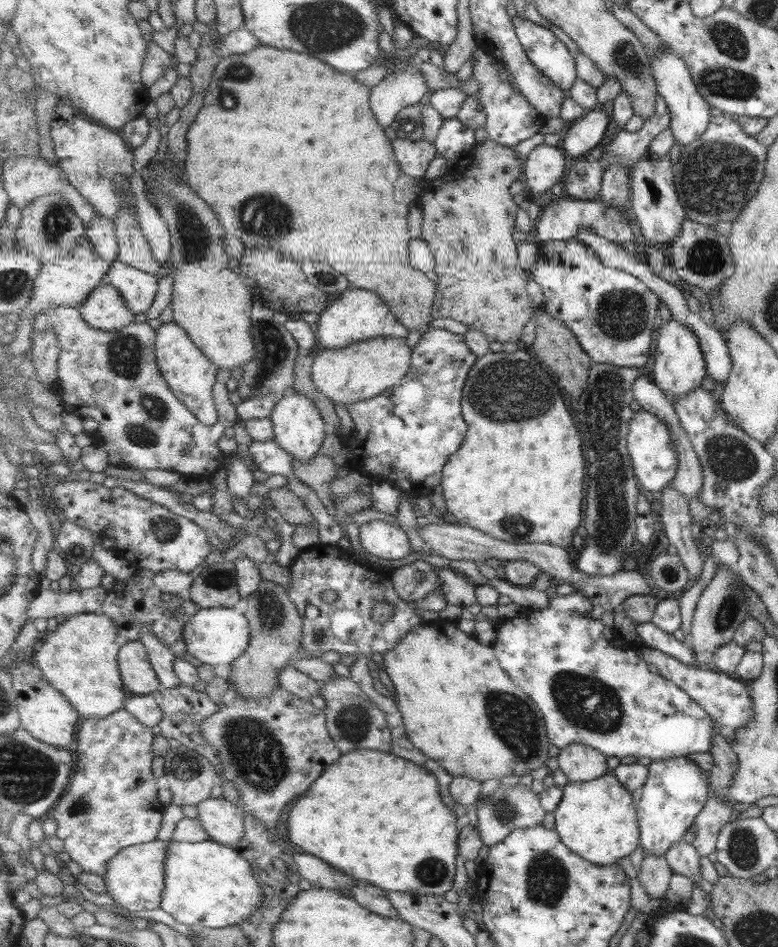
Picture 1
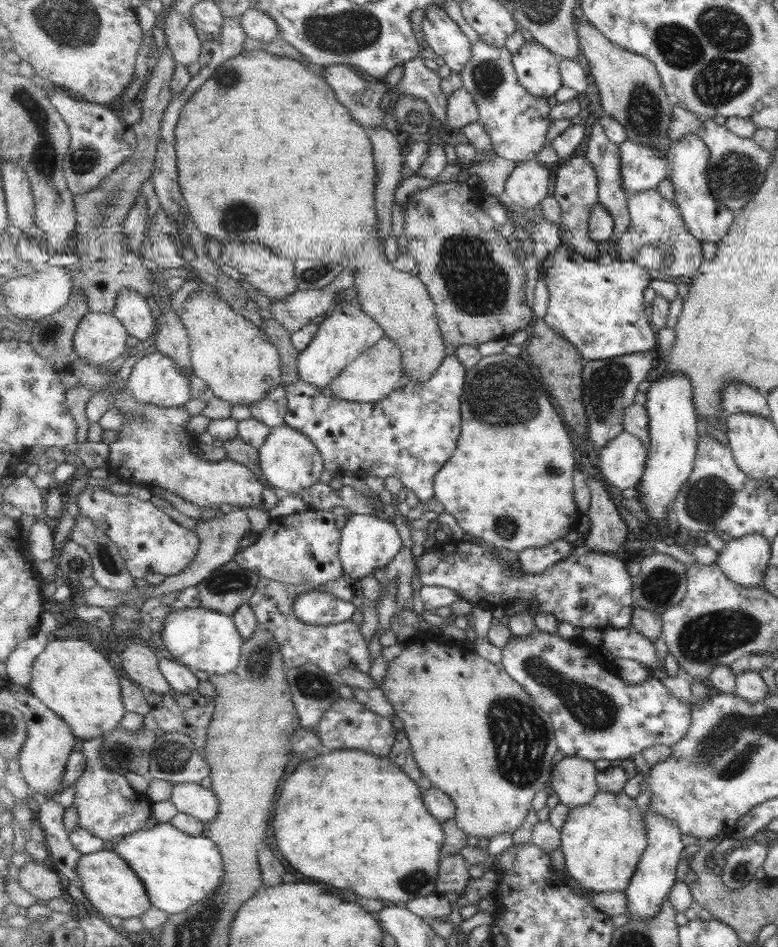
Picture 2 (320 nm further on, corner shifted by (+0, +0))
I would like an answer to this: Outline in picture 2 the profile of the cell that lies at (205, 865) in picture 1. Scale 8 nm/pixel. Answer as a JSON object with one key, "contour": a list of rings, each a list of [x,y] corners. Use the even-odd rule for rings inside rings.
{"contour":[[[151,823],[149,827],[123,836],[112,848],[141,877],[152,906],[170,915],[181,914],[206,900],[225,876],[224,856],[219,845],[204,836],[191,836],[171,823]]]}

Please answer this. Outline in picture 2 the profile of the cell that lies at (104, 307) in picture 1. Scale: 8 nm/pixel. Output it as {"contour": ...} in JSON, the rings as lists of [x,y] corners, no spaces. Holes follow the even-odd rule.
{"contour":[[[89,311],[75,333],[74,349],[89,363],[108,366],[128,350],[129,336],[128,328],[113,313]]]}

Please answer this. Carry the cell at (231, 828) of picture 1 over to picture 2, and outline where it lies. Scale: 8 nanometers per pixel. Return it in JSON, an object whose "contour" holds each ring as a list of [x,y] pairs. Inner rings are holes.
{"contour":[[[201,783],[173,784],[170,801],[179,812],[192,814],[209,824],[217,818],[220,811],[220,800],[213,789],[203,788]]]}

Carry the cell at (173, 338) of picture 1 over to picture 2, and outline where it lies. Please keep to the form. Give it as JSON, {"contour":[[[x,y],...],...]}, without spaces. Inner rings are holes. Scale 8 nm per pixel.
{"contour":[[[155,351],[145,355],[135,364],[131,376],[128,378],[128,387],[131,389],[133,396],[139,402],[150,402],[161,408],[171,406],[183,406],[191,400],[191,378],[194,375],[187,375],[181,371],[177,365],[177,360],[169,358],[161,351]]]}

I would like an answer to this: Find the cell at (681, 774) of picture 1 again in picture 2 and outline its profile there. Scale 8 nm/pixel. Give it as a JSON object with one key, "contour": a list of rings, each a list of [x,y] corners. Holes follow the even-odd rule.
{"contour":[[[650,810],[645,815],[645,828],[647,828],[648,850],[645,851],[641,859],[640,866],[637,867],[636,875],[632,882],[624,890],[628,898],[628,918],[650,918],[660,912],[664,902],[668,899],[672,888],[676,886],[678,880],[678,866],[682,860],[681,854],[686,846],[681,840],[681,831],[674,823],[674,820],[665,818],[656,810]]]}

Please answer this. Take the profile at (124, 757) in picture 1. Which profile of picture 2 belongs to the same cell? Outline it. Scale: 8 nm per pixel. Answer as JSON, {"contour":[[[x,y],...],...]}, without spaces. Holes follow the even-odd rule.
{"contour":[[[105,735],[85,740],[82,750],[88,758],[88,770],[76,782],[74,806],[78,813],[79,825],[101,840],[116,842],[123,836],[143,830],[152,823],[153,802],[145,793],[137,793],[119,772],[111,772],[101,760],[101,747]]]}

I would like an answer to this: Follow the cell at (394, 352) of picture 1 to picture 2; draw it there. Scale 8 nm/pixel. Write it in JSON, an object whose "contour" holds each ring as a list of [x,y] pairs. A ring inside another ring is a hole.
{"contour":[[[383,337],[375,346],[354,360],[329,388],[335,397],[353,402],[379,402],[395,392],[403,378],[404,363],[400,346],[392,338]]]}

